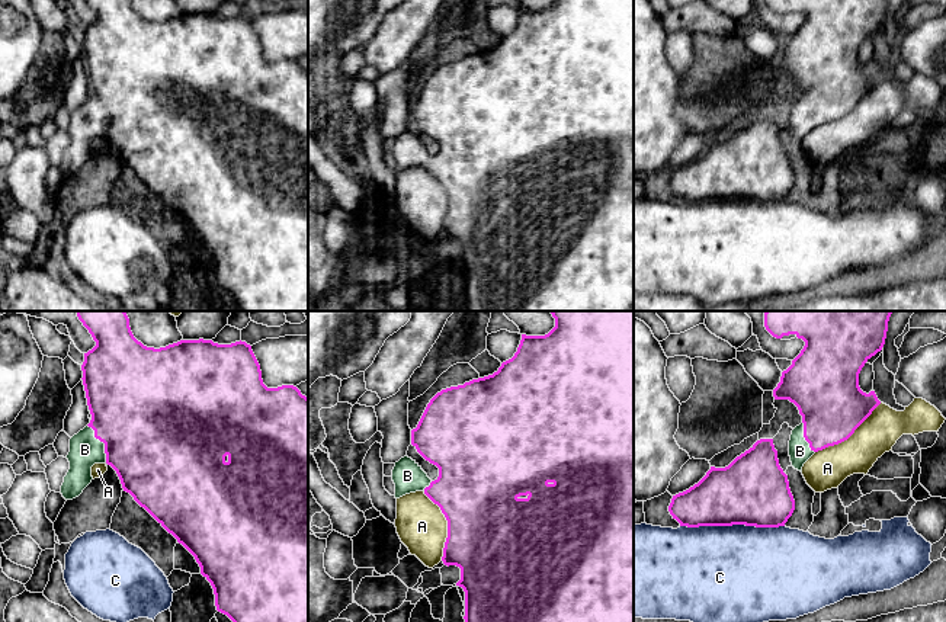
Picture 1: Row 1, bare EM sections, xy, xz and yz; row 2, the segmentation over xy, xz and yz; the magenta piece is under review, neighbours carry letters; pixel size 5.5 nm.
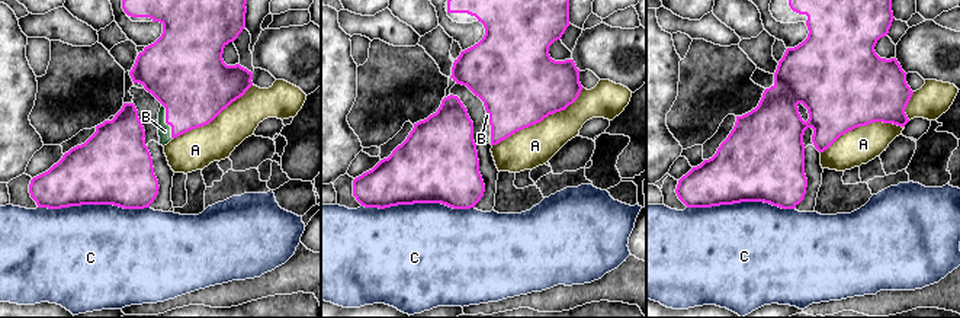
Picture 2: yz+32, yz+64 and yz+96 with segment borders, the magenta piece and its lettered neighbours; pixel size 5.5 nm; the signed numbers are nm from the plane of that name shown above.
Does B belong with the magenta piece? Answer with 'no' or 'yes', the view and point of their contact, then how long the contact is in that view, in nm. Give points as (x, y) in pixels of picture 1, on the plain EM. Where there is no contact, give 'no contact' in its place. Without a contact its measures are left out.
yes; contact xy (103, 116); length 240 nm

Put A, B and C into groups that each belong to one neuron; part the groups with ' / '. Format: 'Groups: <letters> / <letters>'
Groups: A / B / C

